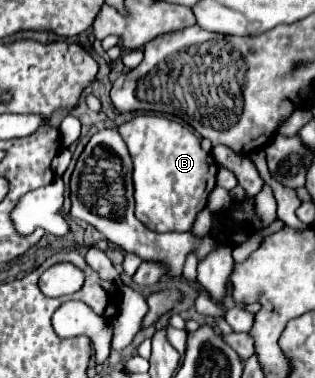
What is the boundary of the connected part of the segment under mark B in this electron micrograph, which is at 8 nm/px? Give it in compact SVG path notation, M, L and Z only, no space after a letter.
M140 113L118 126L118 132L134 160L136 216L154 232L190 232L216 186L218 166L212 154L202 150L192 130L163 114Z

